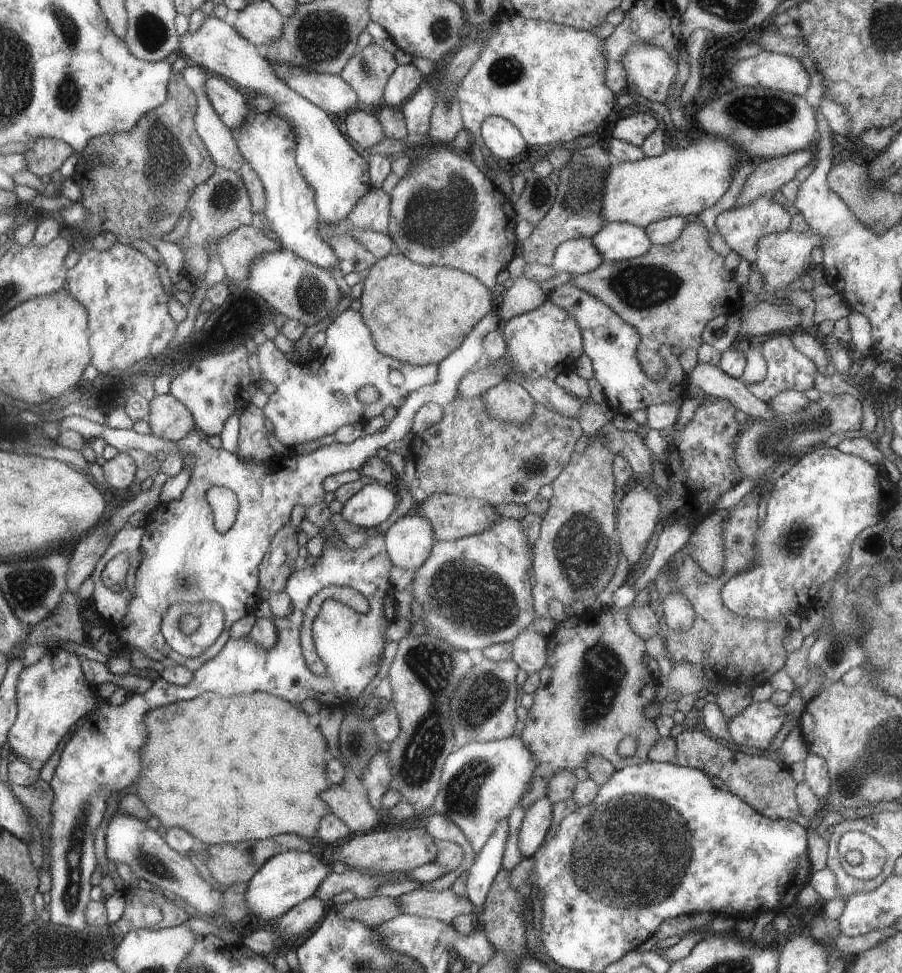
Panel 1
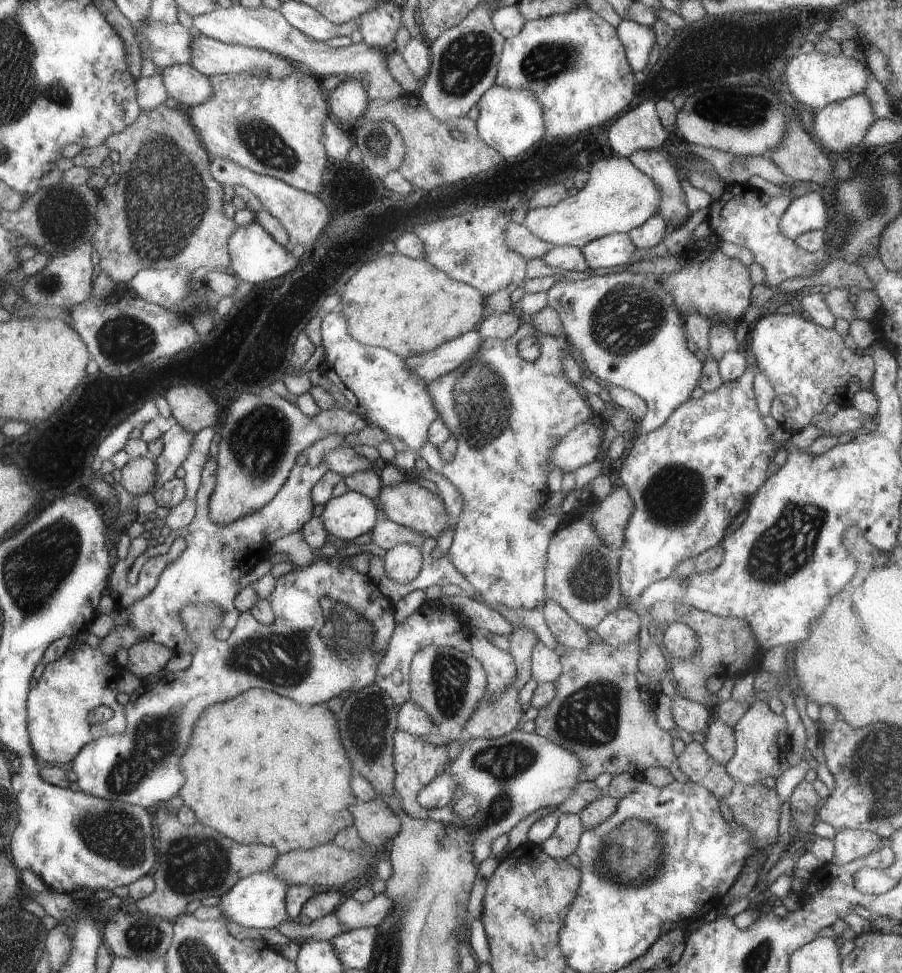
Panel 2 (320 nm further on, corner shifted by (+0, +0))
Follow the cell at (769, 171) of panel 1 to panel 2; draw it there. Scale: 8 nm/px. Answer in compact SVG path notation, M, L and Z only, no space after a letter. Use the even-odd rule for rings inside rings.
M858 93L847 99L831 102L828 106L815 112L813 131L815 141L823 148L824 152L837 152L849 154L850 148L858 146L872 123L877 119L871 106L871 100L866 94Z

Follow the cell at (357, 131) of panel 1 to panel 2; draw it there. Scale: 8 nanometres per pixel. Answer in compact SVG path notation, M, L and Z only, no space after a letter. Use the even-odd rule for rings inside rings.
M354 77L344 79L328 95L334 118L337 121L348 121L350 124L360 120L369 99L367 90L364 90L362 83Z

